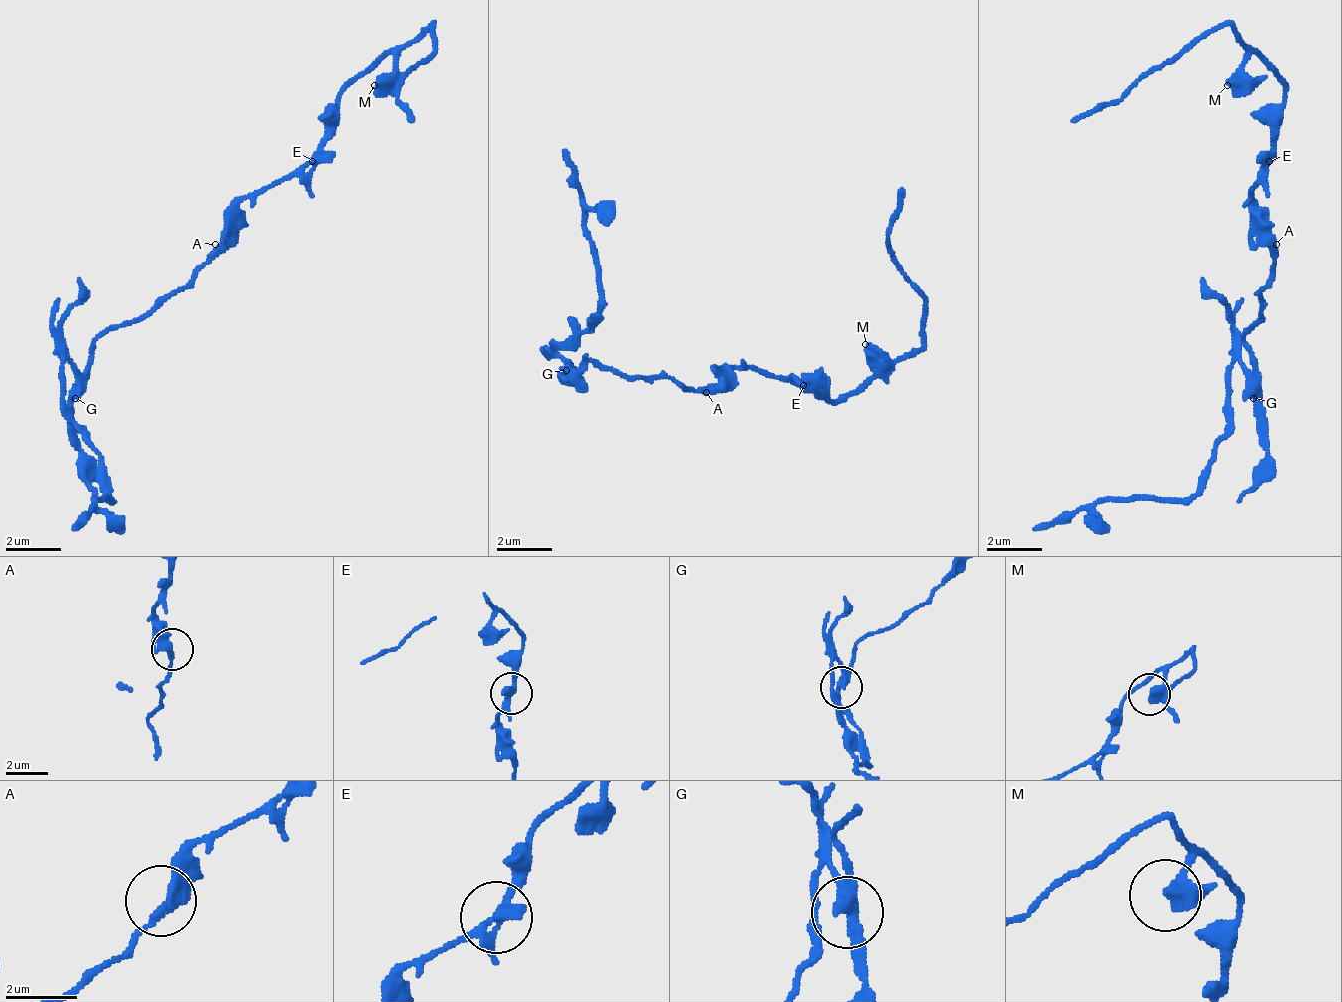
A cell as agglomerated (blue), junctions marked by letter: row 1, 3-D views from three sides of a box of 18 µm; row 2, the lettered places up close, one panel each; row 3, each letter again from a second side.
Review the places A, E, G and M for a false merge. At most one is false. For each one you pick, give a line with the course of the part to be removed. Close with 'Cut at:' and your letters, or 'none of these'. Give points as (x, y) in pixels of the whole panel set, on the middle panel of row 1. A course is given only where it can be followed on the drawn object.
G: foreign part runs (567, 372), (561, 351), (602, 302), (588, 213), (561, 150)
Cut at: G

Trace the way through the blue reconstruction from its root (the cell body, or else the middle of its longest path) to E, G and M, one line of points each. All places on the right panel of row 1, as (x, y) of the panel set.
E: (1269, 244), (1269, 237), (1262, 230), (1262, 209), (1255, 202), (1255, 188), (1262, 181), (1262, 168), (1269, 161)
G: (1269, 244), (1269, 278), (1262, 285), (1262, 313), (1241, 341), (1255, 368), (1255, 396)
M: (1269, 244), (1262, 209), (1255, 202), (1255, 181), (1269, 161), (1283, 85), (1255, 57), (1241, 64), (1227, 85)

